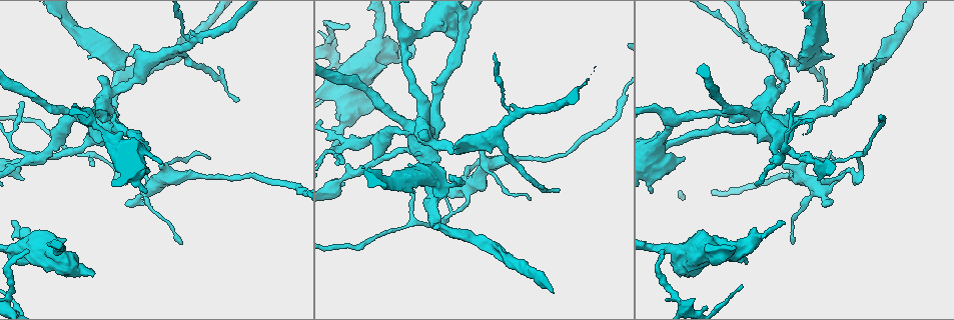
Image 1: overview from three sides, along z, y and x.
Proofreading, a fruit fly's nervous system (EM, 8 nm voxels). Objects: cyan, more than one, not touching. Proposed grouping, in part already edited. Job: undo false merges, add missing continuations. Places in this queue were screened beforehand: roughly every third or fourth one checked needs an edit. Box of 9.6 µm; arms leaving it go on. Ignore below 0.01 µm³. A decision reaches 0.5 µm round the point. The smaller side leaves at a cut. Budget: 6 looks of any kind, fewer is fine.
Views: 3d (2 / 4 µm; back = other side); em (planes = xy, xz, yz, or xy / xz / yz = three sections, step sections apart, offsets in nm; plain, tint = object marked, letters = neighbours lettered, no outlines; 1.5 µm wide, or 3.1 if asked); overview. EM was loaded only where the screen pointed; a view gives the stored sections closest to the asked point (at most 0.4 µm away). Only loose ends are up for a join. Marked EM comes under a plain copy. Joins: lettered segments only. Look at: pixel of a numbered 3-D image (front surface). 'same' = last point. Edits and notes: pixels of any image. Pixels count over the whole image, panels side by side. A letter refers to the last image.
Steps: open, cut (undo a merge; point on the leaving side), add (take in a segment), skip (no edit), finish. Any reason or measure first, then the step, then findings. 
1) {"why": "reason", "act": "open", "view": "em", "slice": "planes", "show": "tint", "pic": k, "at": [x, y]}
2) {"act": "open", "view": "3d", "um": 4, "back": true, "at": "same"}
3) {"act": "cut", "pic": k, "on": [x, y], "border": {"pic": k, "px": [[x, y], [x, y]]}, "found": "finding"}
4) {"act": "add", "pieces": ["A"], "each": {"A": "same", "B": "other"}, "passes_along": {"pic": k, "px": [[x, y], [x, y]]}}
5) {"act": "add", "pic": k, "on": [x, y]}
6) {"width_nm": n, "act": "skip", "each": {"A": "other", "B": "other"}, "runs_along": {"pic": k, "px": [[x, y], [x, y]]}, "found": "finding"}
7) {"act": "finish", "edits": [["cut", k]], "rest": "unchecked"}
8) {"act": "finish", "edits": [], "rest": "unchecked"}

{"why": "stops while still wide", "act": "open", "view": "3d", "um": 2, "pic": 1, "at": [92, 273]}

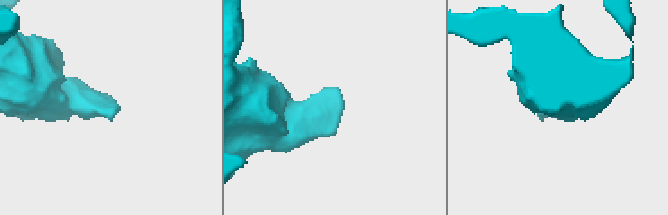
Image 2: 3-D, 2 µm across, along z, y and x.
{"act": "open", "view": "em", "slice": "planes", "show": "letters", "pic": 2, "at": [334, 89]}

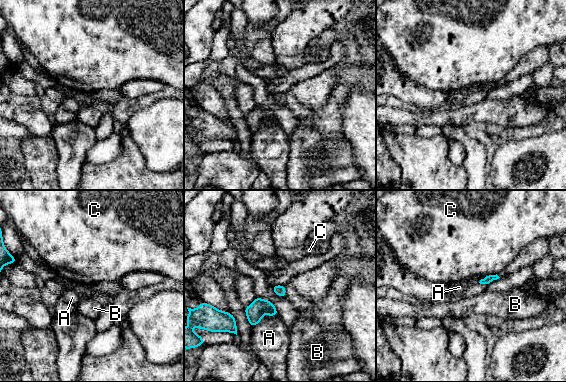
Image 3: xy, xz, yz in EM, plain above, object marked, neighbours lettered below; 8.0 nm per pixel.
{"longest_contact_nm": ["A", 240], "act": "skip", "each": {"A": "other", "B": "other", "C": "other"}, "border": {"pic": 3, "px": [[277, 314], [264, 311], [252, 327]]}, "found": "no lettered segment goes on from it"}

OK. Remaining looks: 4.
{"why": "calibre changes", "act": "open", "view": "3d", "um": 2, "pic": 1, "at": [372, 105]}

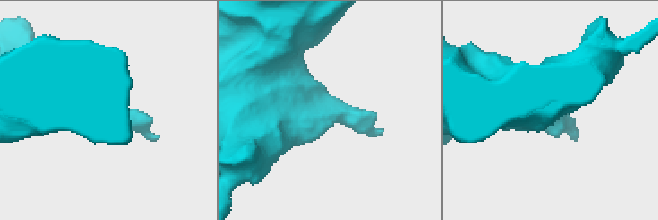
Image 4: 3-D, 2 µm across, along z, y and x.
{"why": "shape alone is not enough", "act": "open", "view": "em", "um": 3.1, "slice": "planes", "show": "tint", "pic": 4, "at": [335, 115]}

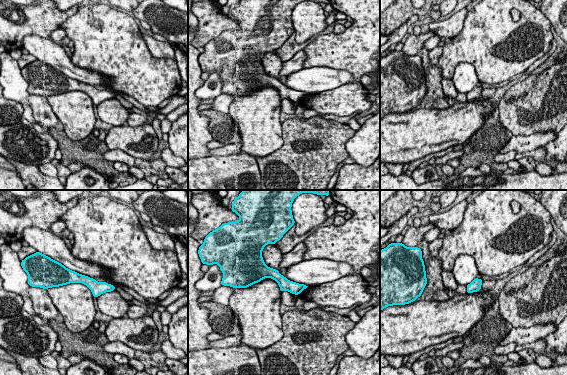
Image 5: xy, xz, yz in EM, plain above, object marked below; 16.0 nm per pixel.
{"why": "see the neighbours", "act": "open", "view": "em", "um": 3.1, "slice": "planes", "show": "letters", "at": "same"}

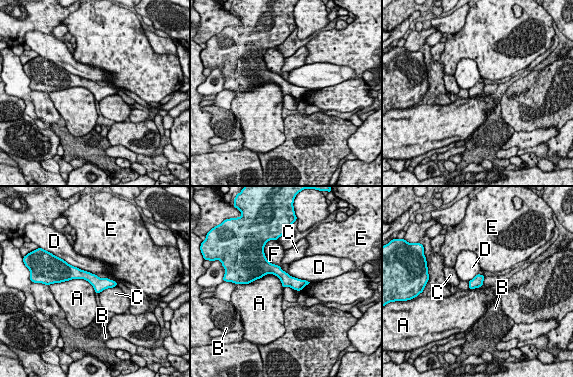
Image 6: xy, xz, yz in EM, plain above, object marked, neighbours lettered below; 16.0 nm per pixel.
{"longest_contact_nm": ["A", 600], "act": "skip", "each": {"A": "other", "B": "other", "C": "other", "D": "other", "E": "other", "F": "other"}, "found": "one neuron here"}

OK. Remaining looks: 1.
{"act": "finish", "edits": [], "rest": "unchecked"}

